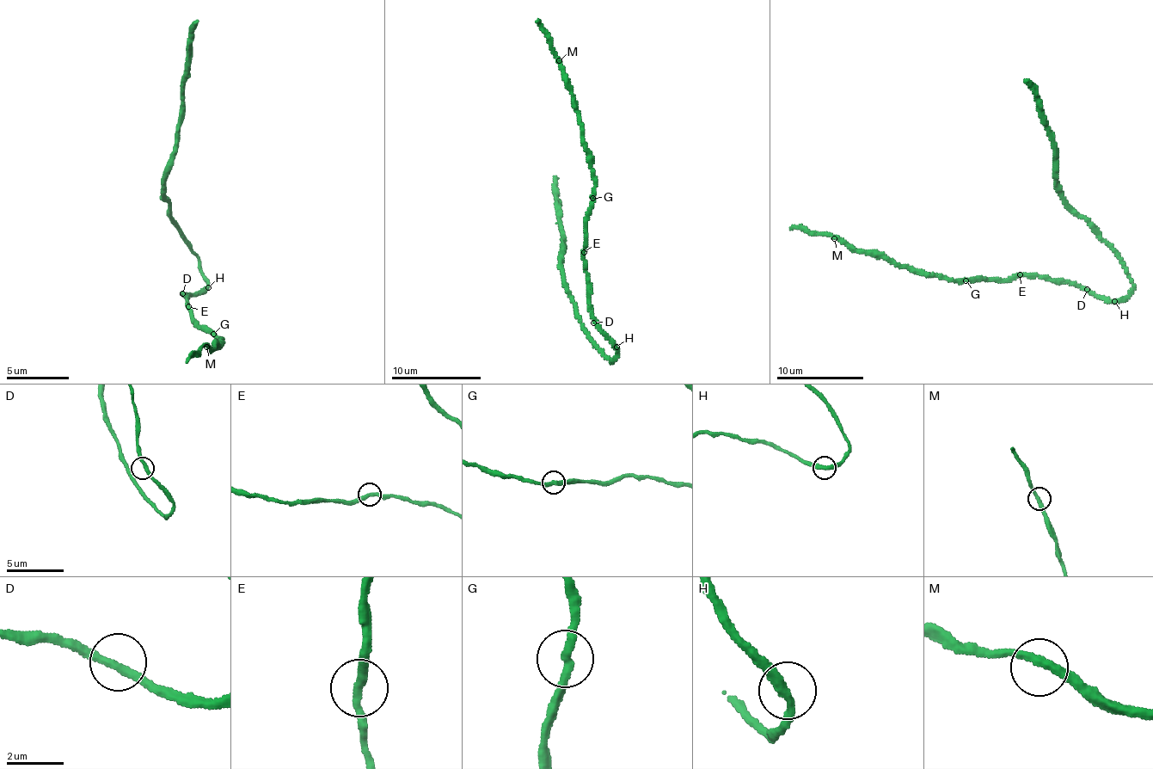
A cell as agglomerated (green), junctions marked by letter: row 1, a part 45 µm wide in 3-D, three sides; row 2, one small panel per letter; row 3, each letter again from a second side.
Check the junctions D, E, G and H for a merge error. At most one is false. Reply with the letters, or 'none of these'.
none of these

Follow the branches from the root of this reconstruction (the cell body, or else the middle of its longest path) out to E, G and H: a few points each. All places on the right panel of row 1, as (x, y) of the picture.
E: (1085, 291), (1076, 285), (1057, 284), (1037, 275), (1020, 274)
G: (1085, 291), (1076, 285), (1057, 284), (1037, 275), (1008, 277), (1007, 279), (965, 280)
H: (1085, 291), (1114, 301)

